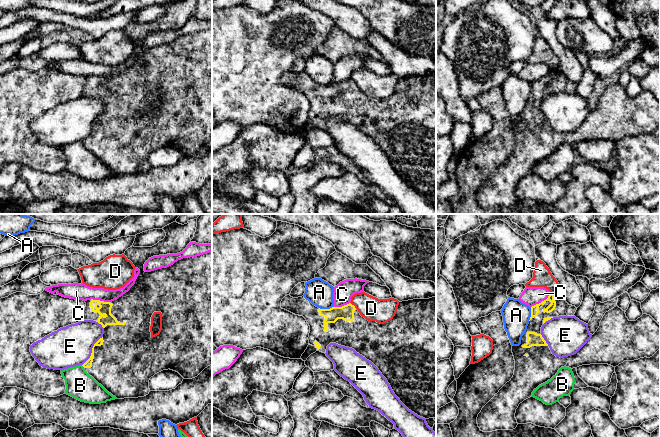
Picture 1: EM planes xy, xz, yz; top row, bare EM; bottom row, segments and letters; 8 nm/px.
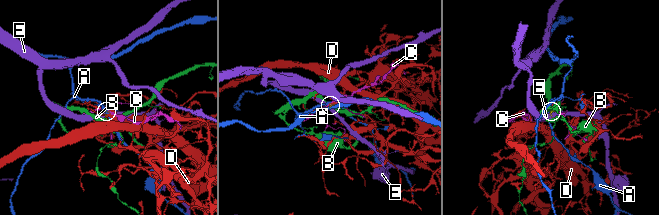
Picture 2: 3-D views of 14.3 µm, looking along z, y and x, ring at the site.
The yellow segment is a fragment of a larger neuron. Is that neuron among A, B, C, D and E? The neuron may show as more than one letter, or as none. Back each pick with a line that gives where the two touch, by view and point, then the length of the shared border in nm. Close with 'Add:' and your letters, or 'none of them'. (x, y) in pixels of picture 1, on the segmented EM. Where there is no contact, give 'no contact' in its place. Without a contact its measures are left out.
Add: none of them

